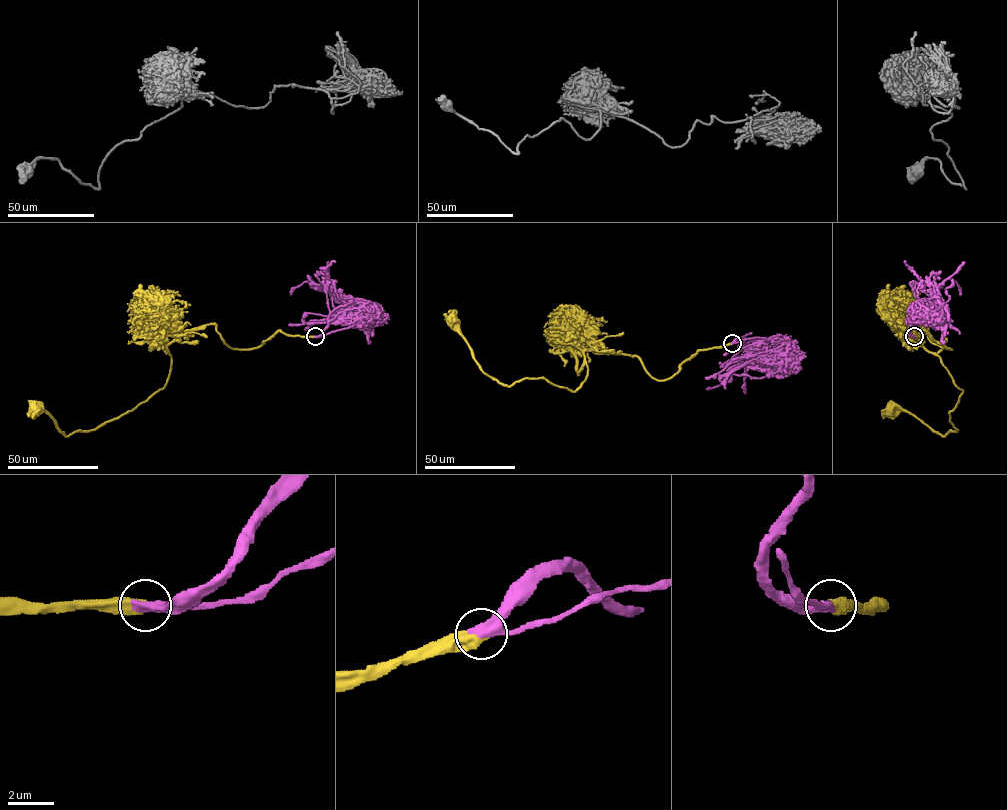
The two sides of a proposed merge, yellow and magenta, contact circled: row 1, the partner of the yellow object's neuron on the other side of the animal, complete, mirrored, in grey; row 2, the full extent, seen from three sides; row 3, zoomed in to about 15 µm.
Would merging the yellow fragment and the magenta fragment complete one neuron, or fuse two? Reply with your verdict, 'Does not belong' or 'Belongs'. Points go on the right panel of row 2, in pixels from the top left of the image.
Belongs

